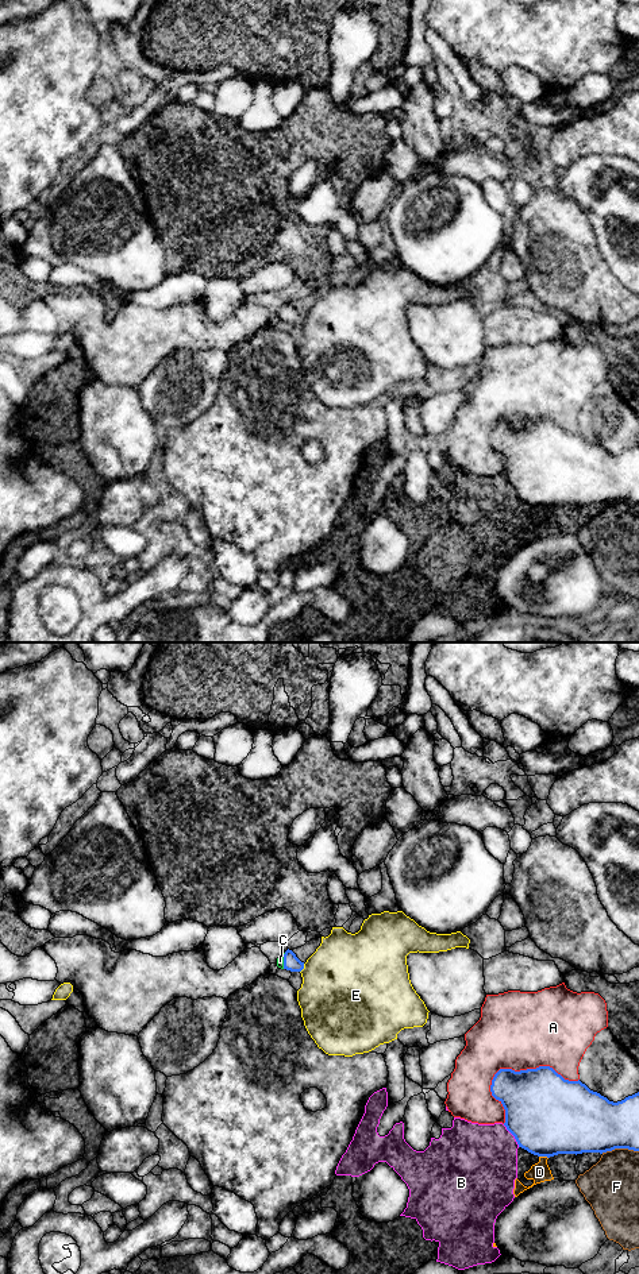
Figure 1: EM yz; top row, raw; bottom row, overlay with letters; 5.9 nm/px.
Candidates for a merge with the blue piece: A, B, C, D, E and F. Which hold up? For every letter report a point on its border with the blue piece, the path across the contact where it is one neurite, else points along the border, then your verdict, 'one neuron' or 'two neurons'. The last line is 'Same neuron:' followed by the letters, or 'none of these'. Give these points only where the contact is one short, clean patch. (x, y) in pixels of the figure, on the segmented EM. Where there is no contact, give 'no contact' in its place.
A: contact yz (528, 1069); two neurons
B: contact yz (512, 1134); two neurons
C: contact yz (284, 961); way yz (291, 962), (284, 961), (280, 961); one neuron
D: contact yz (543, 1155); two neurons
E: contact yz (303, 968); two neurons
F: contact yz (619, 1147); two neurons
Same neuron: C

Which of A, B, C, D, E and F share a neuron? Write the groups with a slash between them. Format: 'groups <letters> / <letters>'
groups A / B D / C / E / F

